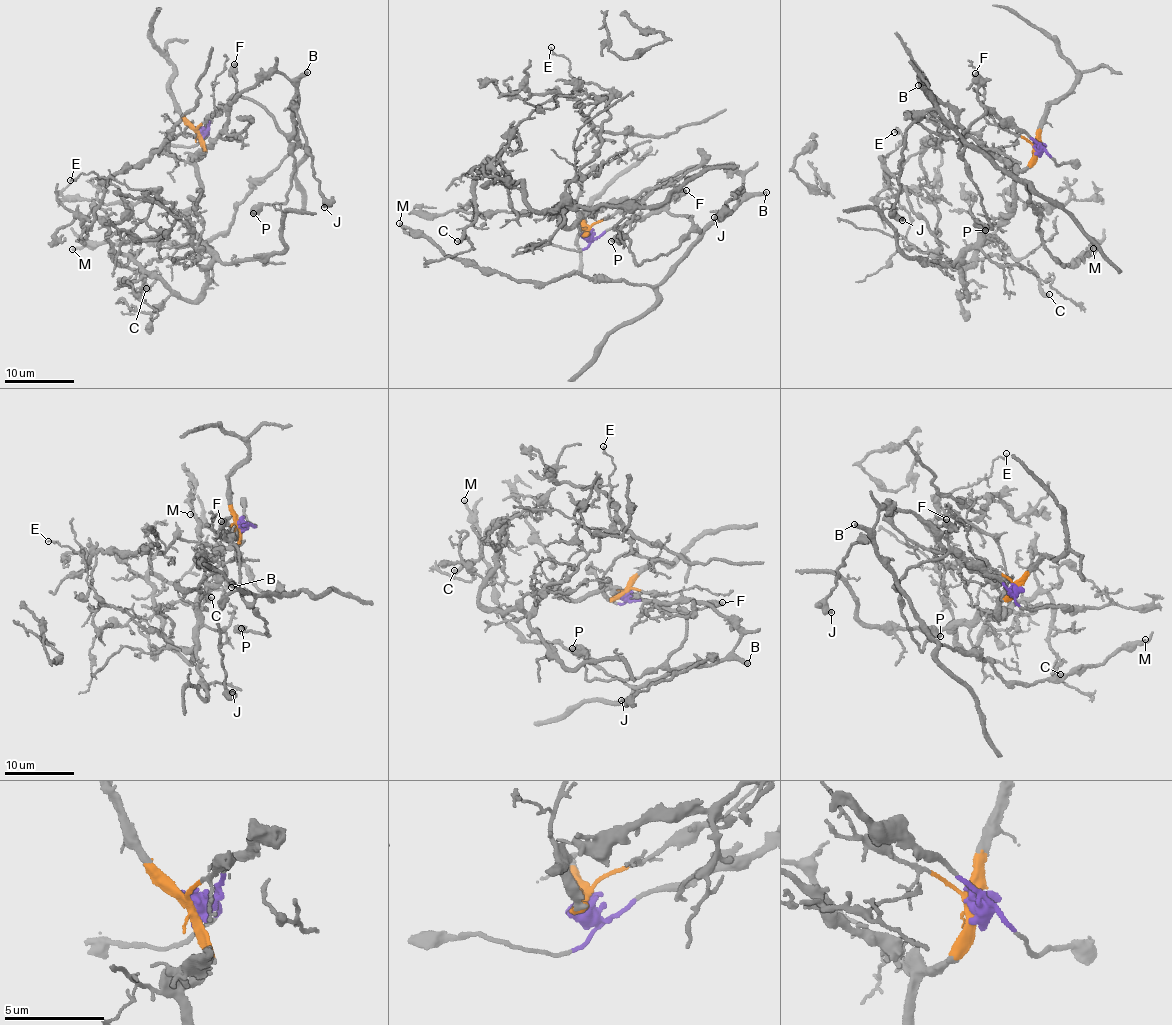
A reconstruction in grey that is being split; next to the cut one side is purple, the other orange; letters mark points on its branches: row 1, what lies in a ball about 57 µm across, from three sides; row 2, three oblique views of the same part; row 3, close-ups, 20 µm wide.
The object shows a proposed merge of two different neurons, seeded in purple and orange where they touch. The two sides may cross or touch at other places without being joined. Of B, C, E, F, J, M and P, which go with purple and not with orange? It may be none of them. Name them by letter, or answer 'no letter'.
B, F, J, M, P

